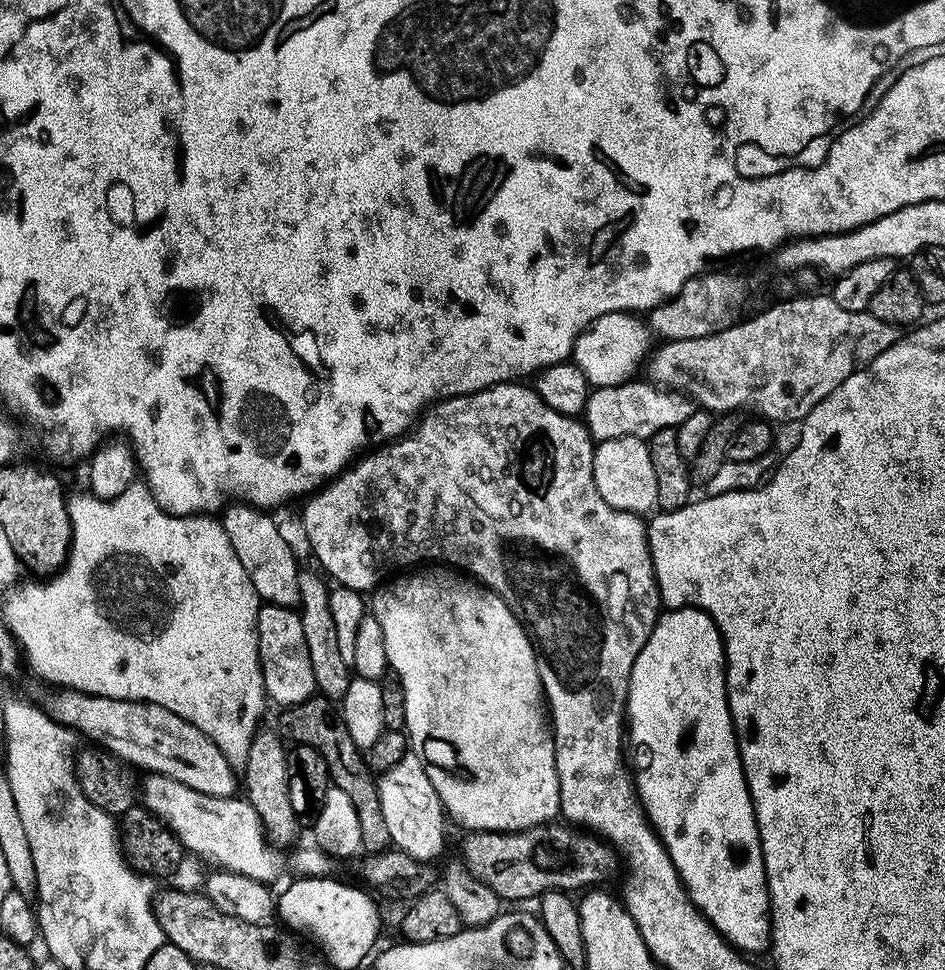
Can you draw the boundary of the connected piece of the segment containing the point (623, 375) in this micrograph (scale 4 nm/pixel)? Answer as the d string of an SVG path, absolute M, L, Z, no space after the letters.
M630 312L602 314L576 340L576 345L572 347L570 360L571 363L578 366L578 370L582 370L582 374L586 377L592 388L605 388L606 386L627 384L629 380L637 375L636 367L639 364L641 367L647 361L650 349L653 347L652 340L654 341L654 333L651 327L639 315Z

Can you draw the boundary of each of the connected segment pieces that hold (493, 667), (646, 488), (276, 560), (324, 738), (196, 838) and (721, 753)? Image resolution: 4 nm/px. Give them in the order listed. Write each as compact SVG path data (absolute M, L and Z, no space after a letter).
M424 566L419 570L397 575L391 582L379 585L370 596L370 615L378 618L378 626L382 626L389 669L398 674L404 687L406 694L404 726L408 733L411 751L419 755L426 770L426 778L430 778L434 790L438 790L438 798L444 803L445 813L451 819L453 816L464 830L477 832L521 832L539 824L555 821L560 816L560 791L556 773L556 742L552 738L550 713L546 707L544 687L540 684L536 651L532 648L532 641L528 639L523 624L510 611L507 602L498 593L485 588L483 584L469 578L455 567Z
M636 436L610 438L599 441L595 450L594 486L598 486L598 494L602 494L602 498L606 498L606 502L618 510L651 513L656 508L658 478L654 478L654 462L650 462L647 443Z
M234 502L225 507L220 521L227 537L230 538L234 552L238 555L238 560L250 575L255 592L259 594L261 601L295 607L300 601L300 566L293 548L269 516L269 513L252 505Z
M317 694L306 702L283 709L279 714L278 731L281 737L293 745L314 746L314 750L318 750L318 754L326 758L331 787L343 790L350 797L350 802L354 802L354 810L358 810L358 827L362 829L363 851L368 854L385 851L392 844L392 839L386 826L386 817L382 814L377 777L369 768L365 753L356 745L354 738L350 738L350 730L346 730L344 720L333 701L327 696Z
M148 774L143 777L142 784L142 804L153 815L176 835L177 839L184 844L189 853L201 856L204 860L213 860L213 865L229 872L237 872L243 876L249 876L255 880L273 882L280 876L280 856L275 847L270 843L264 834L264 827L254 810L254 806L248 803L247 799L237 798L236 796L211 796L202 794L198 790L190 790L190 786L182 786L169 776L157 776Z
M674 608L665 611L663 615L657 619L654 630L650 634L650 638L646 642L646 646L642 646L642 650L638 654L638 658L634 658L634 666L632 667L632 673L628 679L628 703L626 705L626 728L630 733L630 740L636 744L641 744L642 747L648 751L648 761L644 764L644 769L641 770L640 776L635 777L634 783L636 786L636 795L640 797L640 805L644 808L644 812L648 815L648 822L656 829L658 835L660 835L660 841L666 846L666 850L674 858L678 858L678 867L680 870L680 880L684 884L684 888L688 891L688 897L694 902L694 906L698 911L705 913L712 925L714 925L720 932L720 935L732 945L733 948L739 950L744 954L752 954L748 952L764 952L769 951L772 942L772 914L770 912L770 902L768 901L768 883L766 882L766 870L764 869L764 855L762 854L762 846L760 845L760 835L758 834L758 826L756 825L756 815L754 814L754 806L752 805L752 799L750 798L750 790L748 789L748 783L744 777L744 767L740 761L740 751L736 745L736 731L732 725L732 715L728 709L728 687L726 686L726 678L724 677L726 671L726 665L724 663L724 639L720 636L718 626L708 617L708 613L701 610L701 608Z

